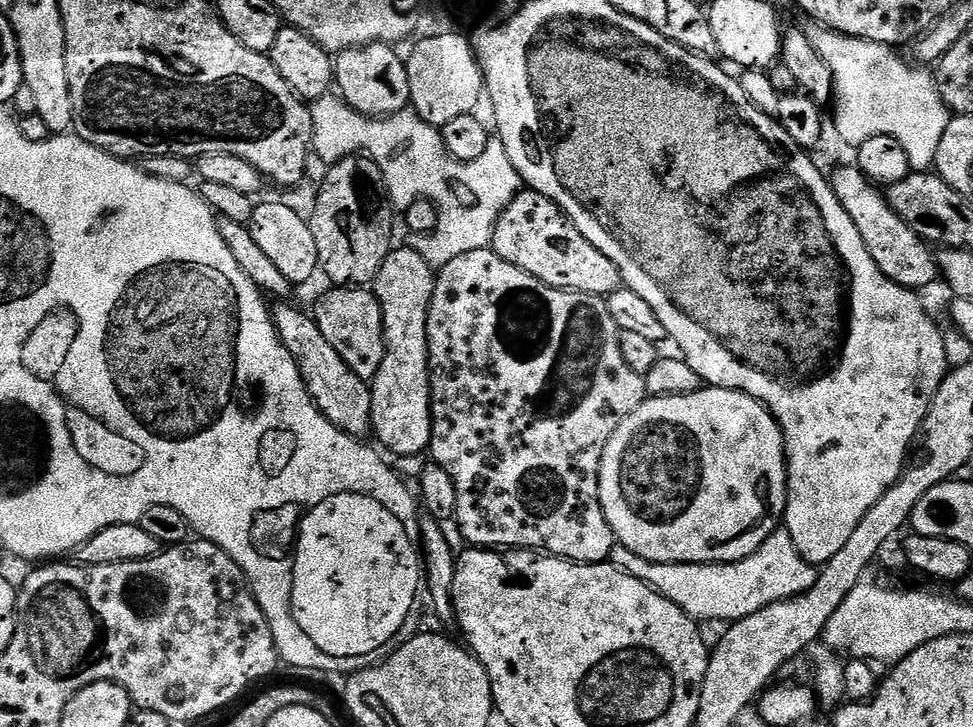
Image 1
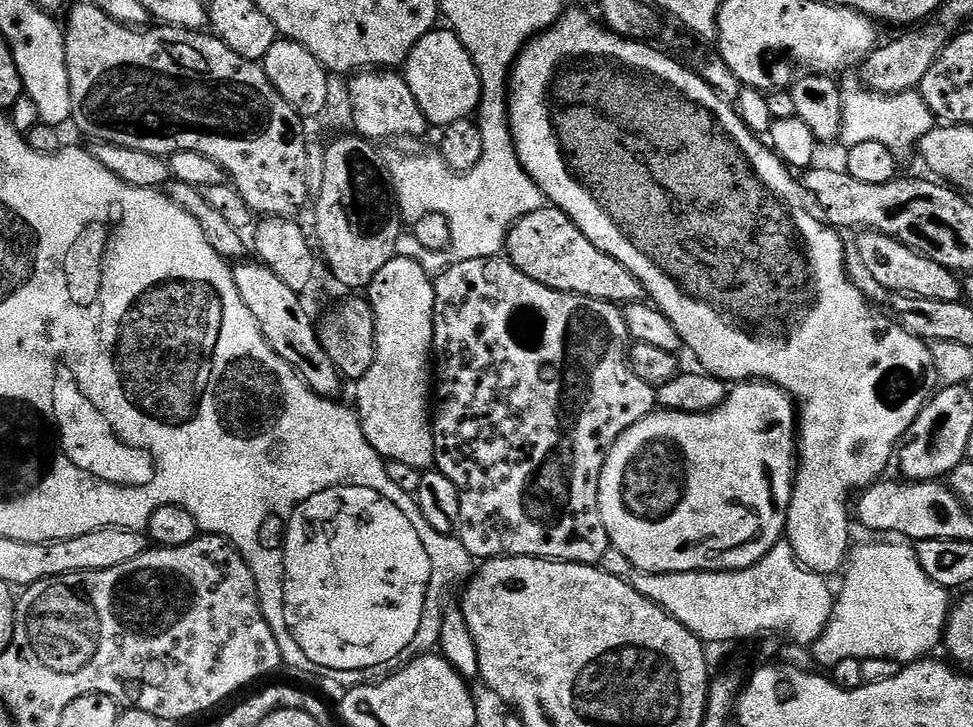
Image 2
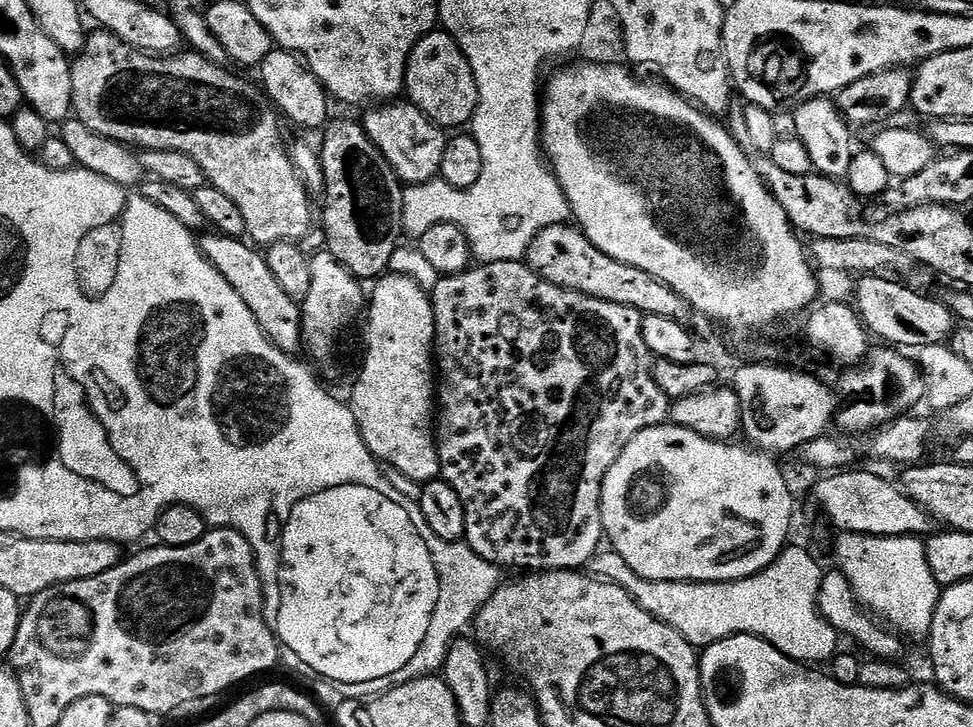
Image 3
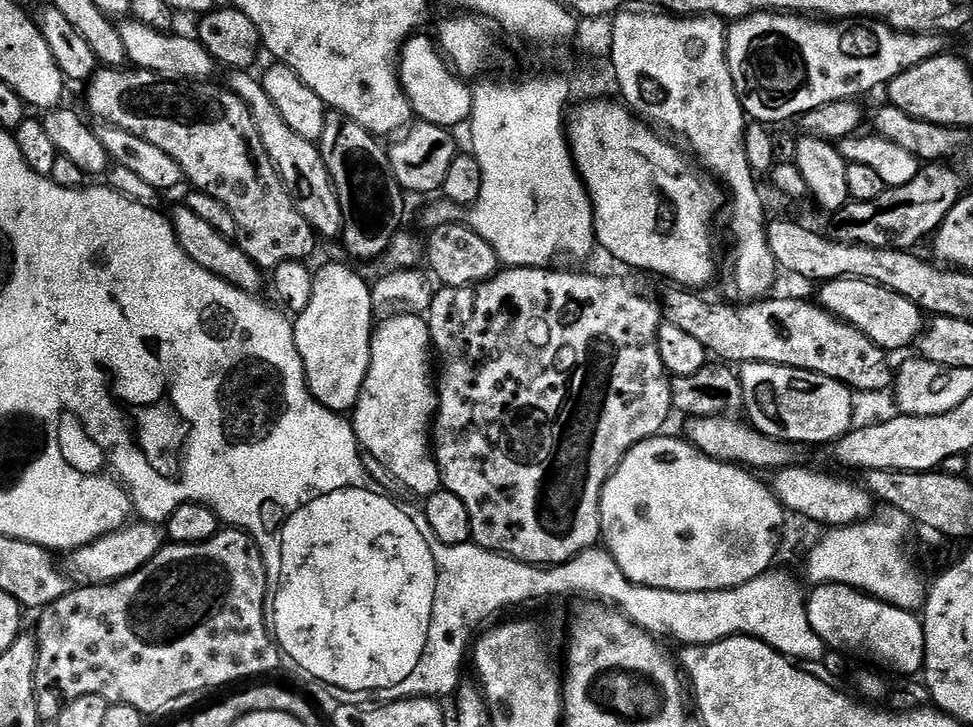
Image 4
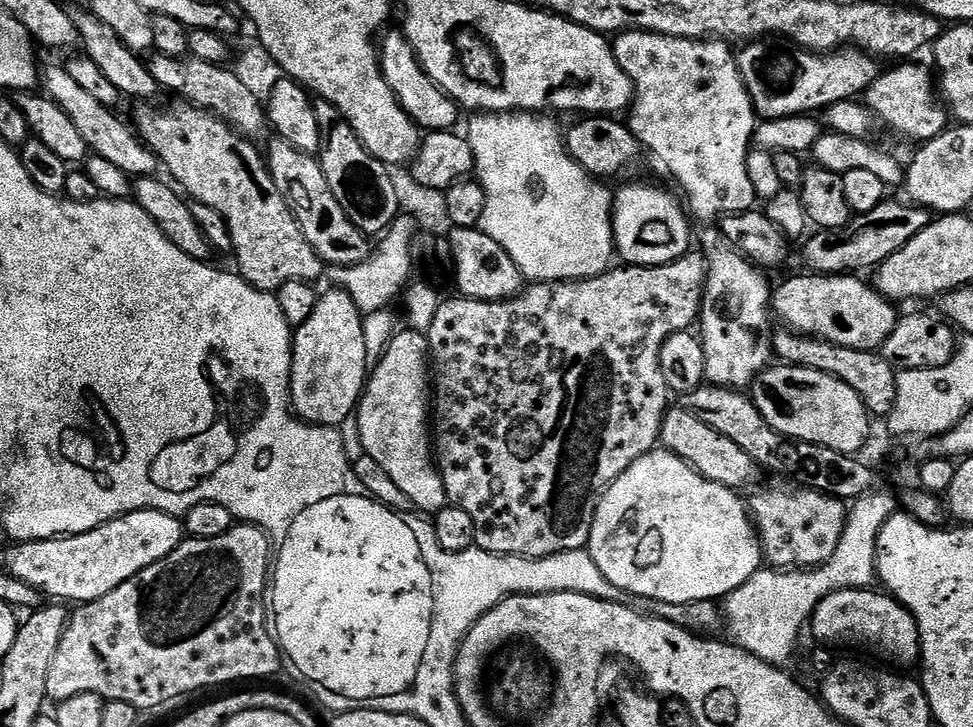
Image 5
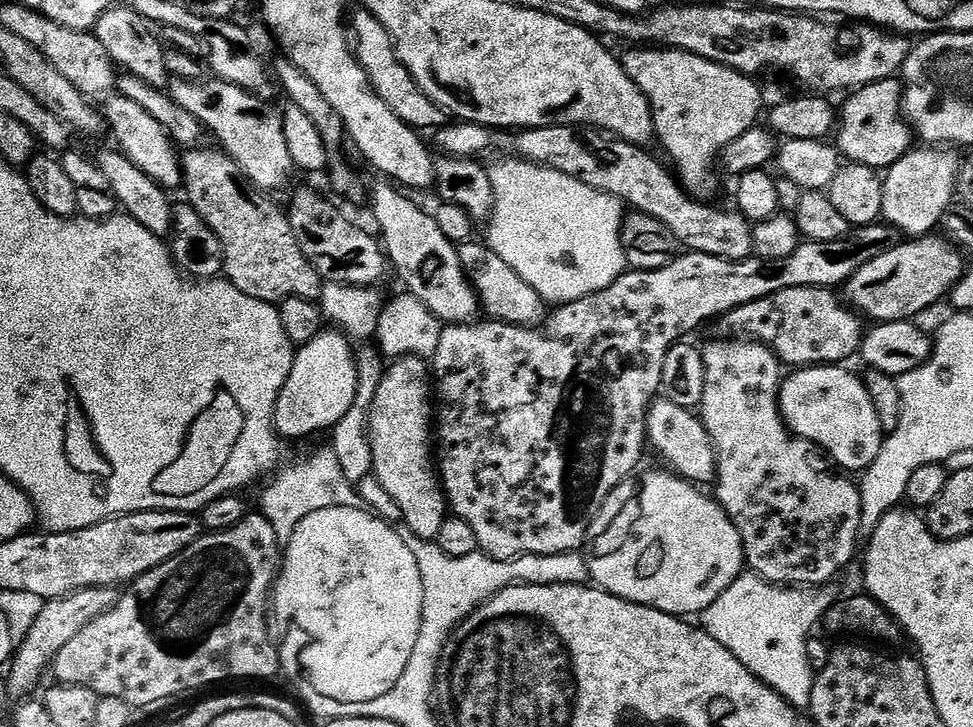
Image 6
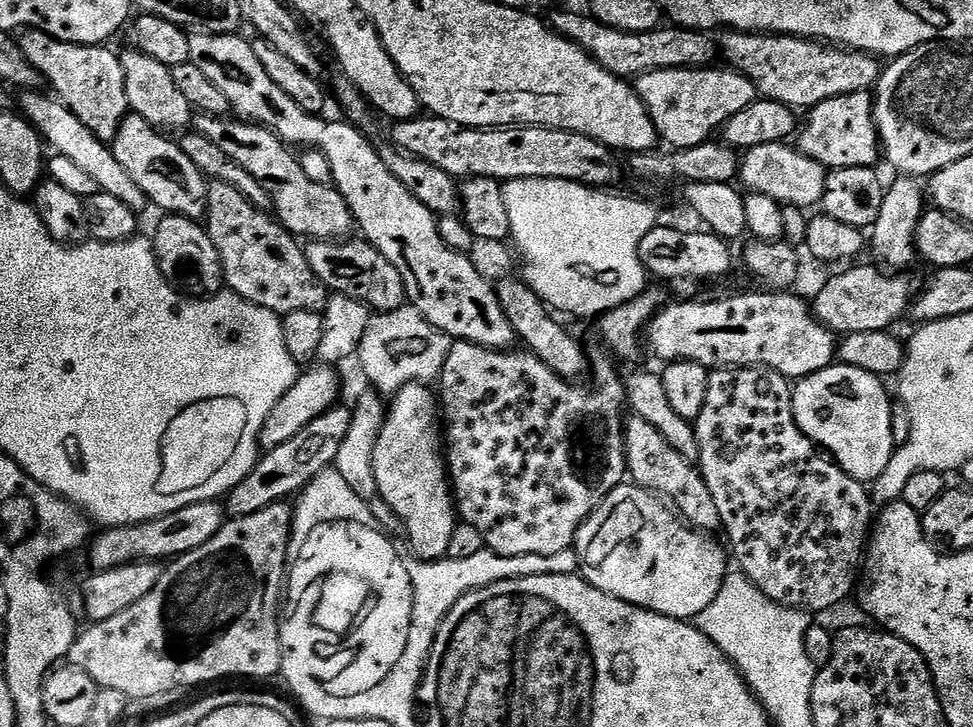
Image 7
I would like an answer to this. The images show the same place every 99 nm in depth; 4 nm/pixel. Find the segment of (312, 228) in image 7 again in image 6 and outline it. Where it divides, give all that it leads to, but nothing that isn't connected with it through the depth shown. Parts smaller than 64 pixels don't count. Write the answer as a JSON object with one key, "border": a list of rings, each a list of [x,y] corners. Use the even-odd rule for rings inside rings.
{"border":[[[169,79],[167,95],[182,106],[182,110],[194,114],[209,133],[216,135],[215,143],[240,167],[241,173],[252,187],[265,194],[277,194],[292,180],[294,165],[290,149],[286,146],[284,118],[281,109],[262,100],[262,96],[234,86],[225,80]]]}

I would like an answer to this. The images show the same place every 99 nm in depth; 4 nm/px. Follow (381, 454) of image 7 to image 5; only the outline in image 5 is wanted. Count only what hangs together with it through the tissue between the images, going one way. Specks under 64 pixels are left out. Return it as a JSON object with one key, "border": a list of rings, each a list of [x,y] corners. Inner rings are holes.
{"border":[[[400,330],[393,335],[388,349],[367,377],[364,395],[360,397],[354,417],[364,455],[374,458],[382,466],[391,481],[410,498],[413,509],[420,514],[441,512],[449,503],[449,498],[440,477],[440,469],[436,467],[434,440],[430,435],[430,353],[425,333]]]}

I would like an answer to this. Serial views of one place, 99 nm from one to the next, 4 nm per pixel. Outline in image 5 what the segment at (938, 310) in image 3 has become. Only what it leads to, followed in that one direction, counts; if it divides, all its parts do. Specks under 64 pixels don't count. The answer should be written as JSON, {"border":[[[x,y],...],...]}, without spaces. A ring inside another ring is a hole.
{"border":[[[803,274],[792,276],[775,285],[771,311],[781,320],[785,329],[812,336],[816,340],[828,340],[850,350],[875,352],[883,349],[886,338],[894,330],[898,319],[897,305],[885,299],[871,283],[863,284],[856,274],[825,276]]]}

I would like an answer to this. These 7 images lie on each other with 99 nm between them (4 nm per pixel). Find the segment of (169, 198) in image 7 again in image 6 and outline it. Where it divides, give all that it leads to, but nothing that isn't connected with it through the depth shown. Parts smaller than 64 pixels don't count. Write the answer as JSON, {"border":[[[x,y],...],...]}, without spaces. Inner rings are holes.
{"border":[[[119,94],[103,97],[102,115],[107,131],[110,136],[112,132],[113,138],[116,139],[115,147],[126,158],[130,158],[130,162],[134,162],[134,166],[138,166],[142,174],[146,174],[155,184],[159,184],[165,190],[179,189],[183,185],[182,156],[177,145],[173,144],[166,130],[158,126],[156,119],[146,114],[142,106],[138,106],[138,102],[130,102],[130,98]]]}

